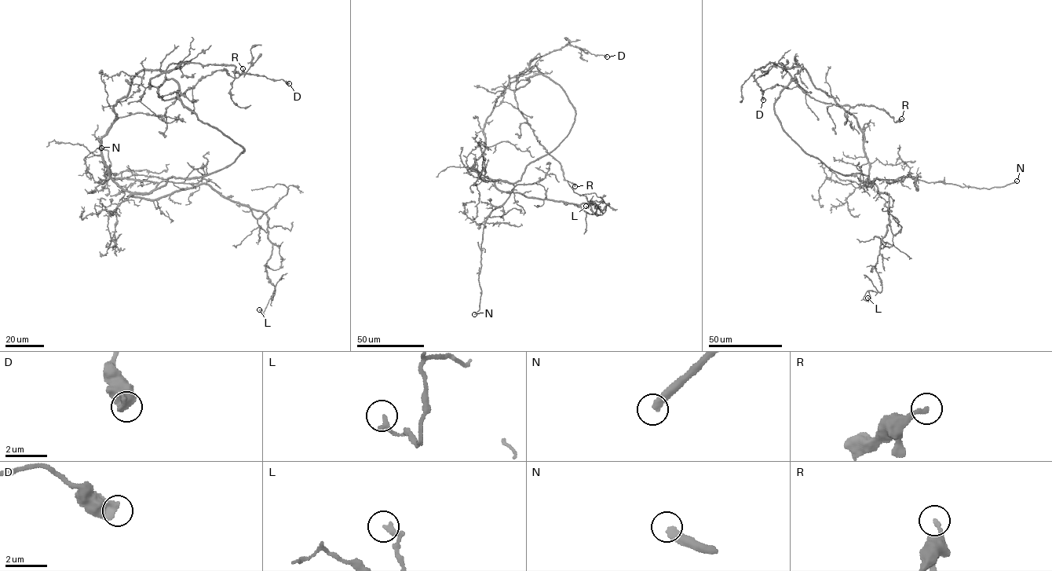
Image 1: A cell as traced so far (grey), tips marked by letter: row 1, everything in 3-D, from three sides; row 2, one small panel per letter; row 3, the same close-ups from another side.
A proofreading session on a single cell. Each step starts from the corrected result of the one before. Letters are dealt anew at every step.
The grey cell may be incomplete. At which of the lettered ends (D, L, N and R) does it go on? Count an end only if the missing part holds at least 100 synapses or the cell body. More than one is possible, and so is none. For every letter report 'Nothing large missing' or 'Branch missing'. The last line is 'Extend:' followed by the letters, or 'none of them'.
D: Nothing large missing
L: Nothing large missing
N: Branch missing
R: Nothing large missing
Extend: N

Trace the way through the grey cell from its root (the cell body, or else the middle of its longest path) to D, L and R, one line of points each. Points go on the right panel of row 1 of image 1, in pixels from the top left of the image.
D: (857, 121), (815, 86), (801, 67), (786, 70), (770, 62), (754, 70), (752, 75), (763, 100)
L: (857, 121), (867, 179), (889, 194), (889, 223), (875, 265), (882, 290), (868, 290), (867, 298)
R: (857, 121), (815, 86), (806, 70), (783, 68), (820, 101), (874, 106), (883, 109), (894, 122), (901, 118)

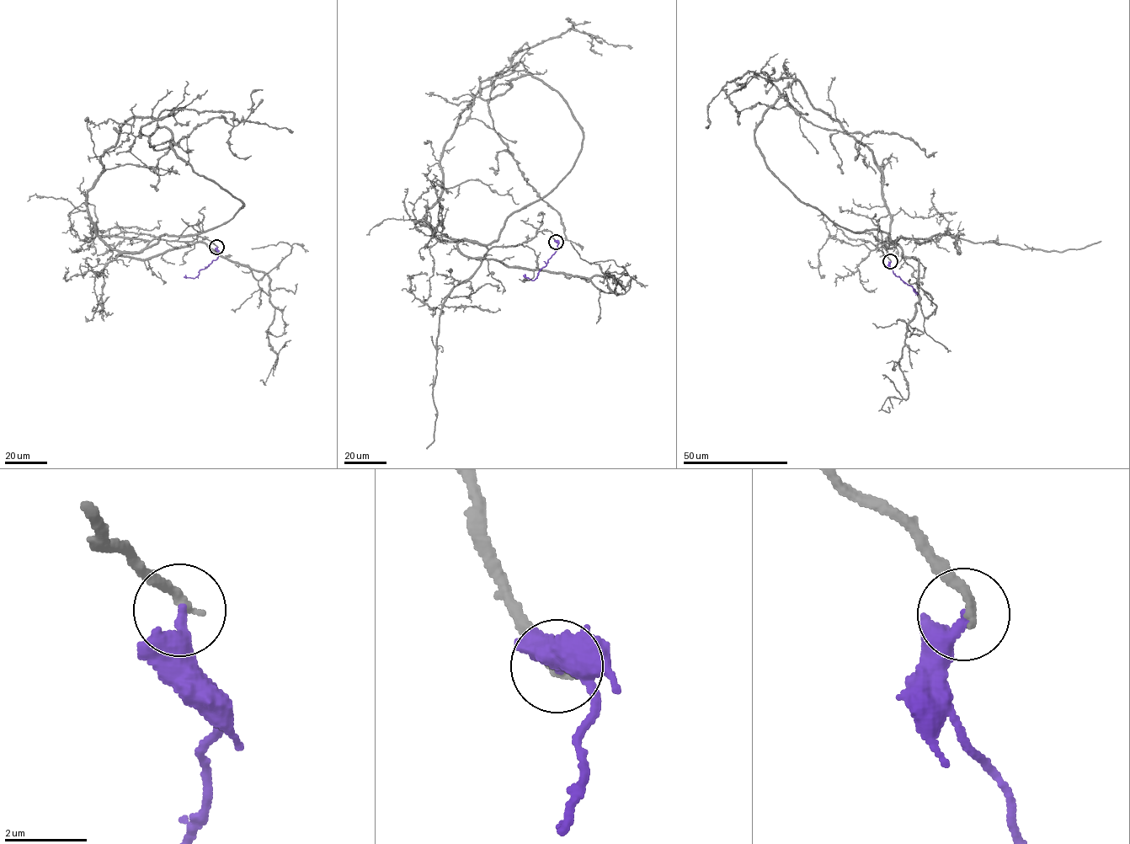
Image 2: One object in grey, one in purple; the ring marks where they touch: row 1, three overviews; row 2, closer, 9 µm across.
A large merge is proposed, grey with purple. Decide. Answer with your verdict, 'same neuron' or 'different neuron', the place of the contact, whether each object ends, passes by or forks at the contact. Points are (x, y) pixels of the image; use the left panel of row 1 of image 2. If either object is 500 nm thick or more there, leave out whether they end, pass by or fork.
same neuron; at (216, 247); grey ends there; purple ends there

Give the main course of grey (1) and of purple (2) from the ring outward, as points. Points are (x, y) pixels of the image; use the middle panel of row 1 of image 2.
1: (556, 242), (545, 230), (486, 246), (580, 151), (569, 106), (527, 74), (488, 104), (493, 128), (582, 249)
2: (556, 242), (557, 248), (535, 279), (530, 280), (525, 274)

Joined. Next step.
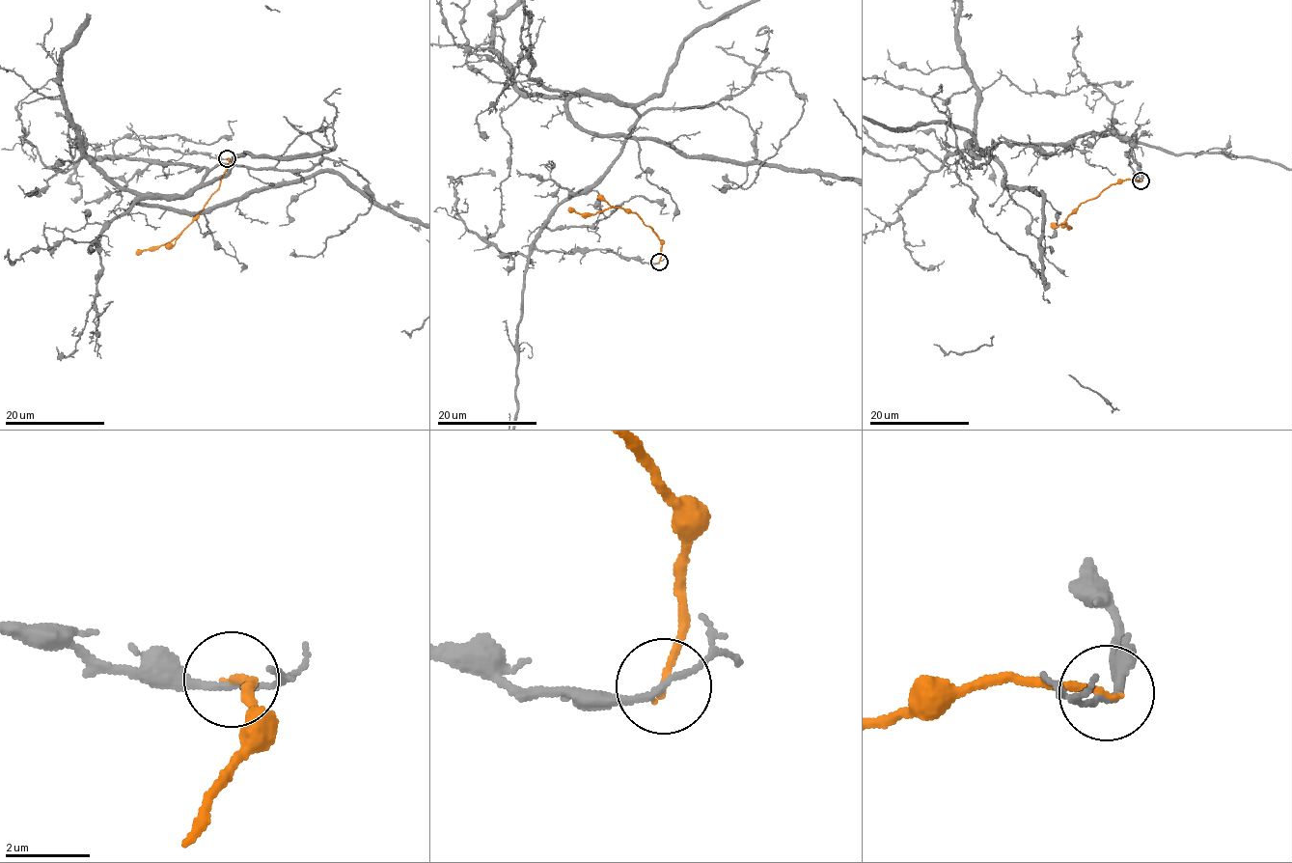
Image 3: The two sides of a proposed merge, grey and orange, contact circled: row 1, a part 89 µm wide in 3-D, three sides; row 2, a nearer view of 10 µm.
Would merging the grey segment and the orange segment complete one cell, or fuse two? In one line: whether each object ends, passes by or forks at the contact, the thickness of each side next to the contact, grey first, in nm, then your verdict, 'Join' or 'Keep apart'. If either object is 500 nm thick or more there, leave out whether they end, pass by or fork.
At the ring grey passes by. At the ring orange ends. Thickness 140 nm (grey) against 150 nm. Keep apart

